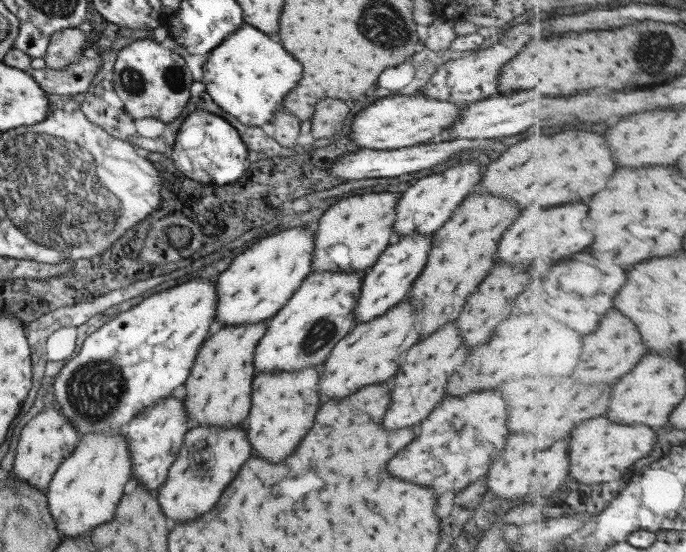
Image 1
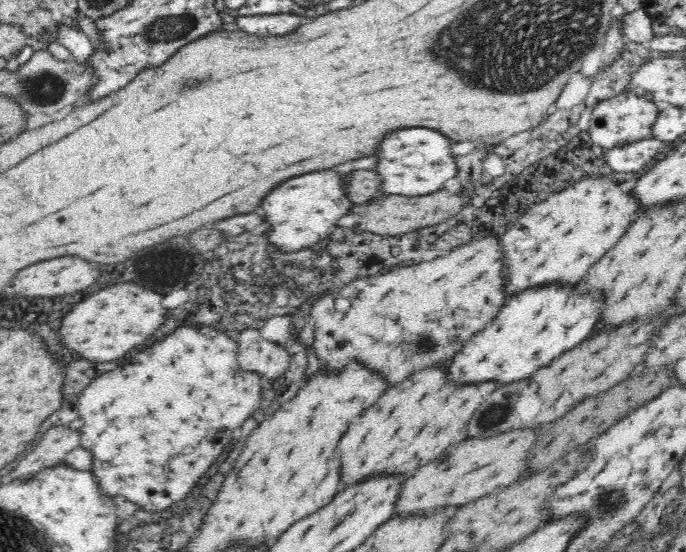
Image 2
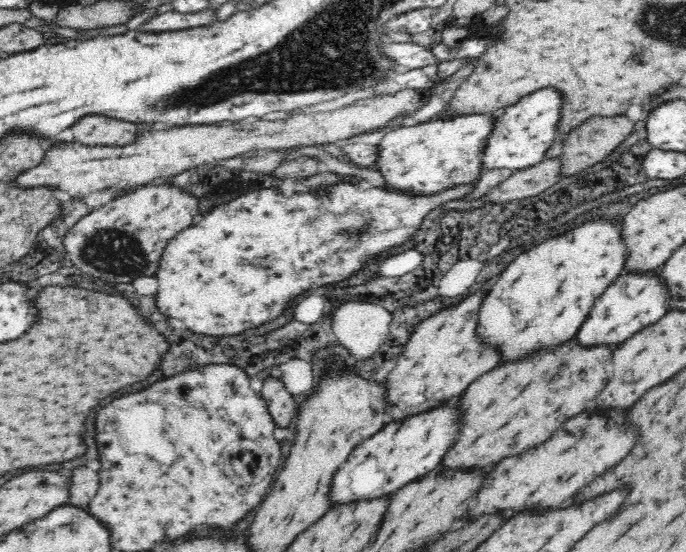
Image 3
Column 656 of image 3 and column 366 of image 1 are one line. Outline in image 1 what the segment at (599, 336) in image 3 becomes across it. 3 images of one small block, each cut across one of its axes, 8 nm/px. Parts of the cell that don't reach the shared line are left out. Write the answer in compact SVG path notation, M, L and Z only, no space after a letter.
M413 233L412 236L395 238L378 257L378 260L363 275L362 292L354 309L355 324L371 321L403 301L410 292L414 280L422 272L428 252L430 252L432 236Z

